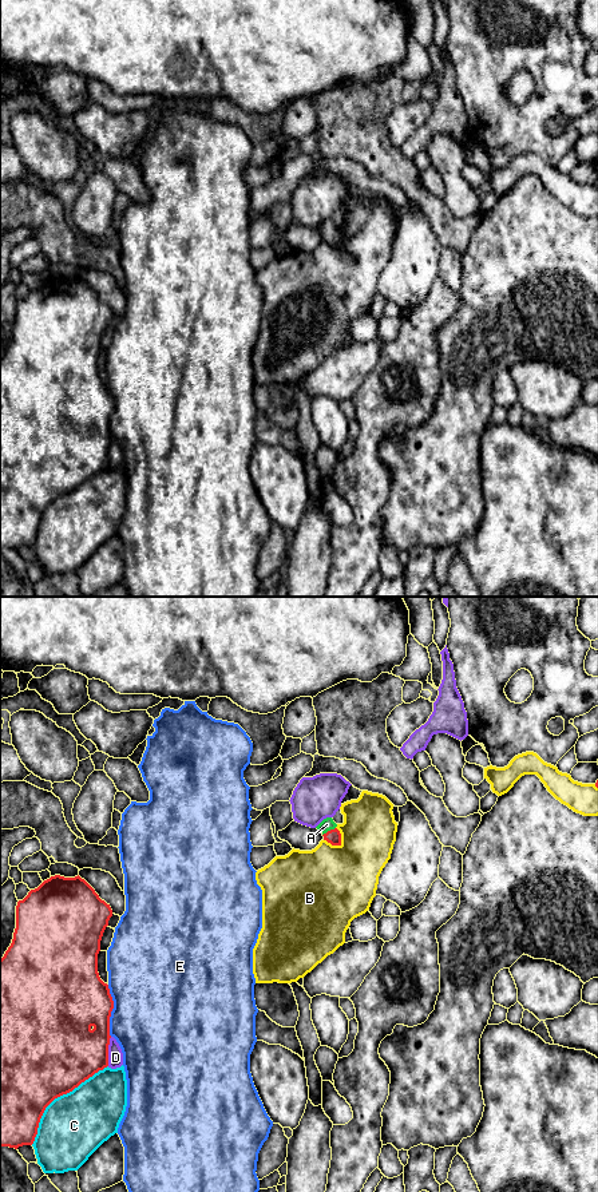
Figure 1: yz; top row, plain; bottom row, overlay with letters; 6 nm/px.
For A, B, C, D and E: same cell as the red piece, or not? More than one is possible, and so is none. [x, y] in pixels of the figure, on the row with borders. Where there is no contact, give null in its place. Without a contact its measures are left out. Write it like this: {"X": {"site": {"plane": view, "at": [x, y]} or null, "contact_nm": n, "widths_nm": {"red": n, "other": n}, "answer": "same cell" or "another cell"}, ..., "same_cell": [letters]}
{"A": {"site": {"plane": "yz", "at": [328, 831]}, "contact_nm": 90, "widths_nm": {"red": 90, "other": 80}, "answer": "same cell"}, "B": {"site": {"plane": "yz", "at": [340, 839]}, "contact_nm": 120, "widths_nm": {"red": 90, "other": 440}, "answer": "another cell"}, "C": {"site": {"plane": "yz", "at": [58, 1096]}, "contact_nm": 650, "widths_nm": {"red": 500, "other": 400}, "answer": "another cell"}, "D": {"site": {"plane": "yz", "at": [107, 1052]}, "contact_nm": 180, "widths_nm": {"red": 400, "other": 100}, "answer": "another cell"}, "E": {"site": {"plane": "yz", "at": [111, 1010]}, "contact_nm": 320, "widths_nm": {"red": 400, "other": 480}, "answer": "another cell"}, "same_cell": ["A"]}

